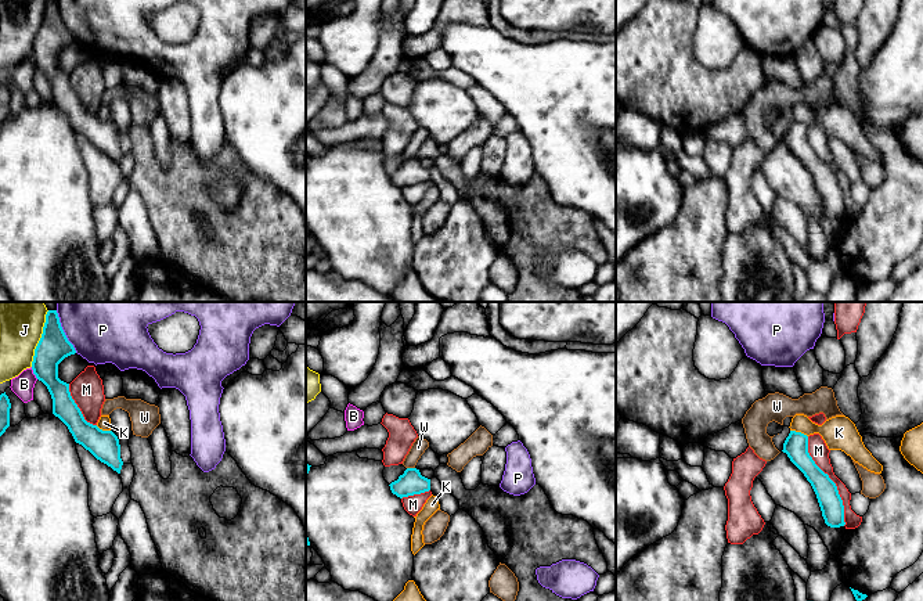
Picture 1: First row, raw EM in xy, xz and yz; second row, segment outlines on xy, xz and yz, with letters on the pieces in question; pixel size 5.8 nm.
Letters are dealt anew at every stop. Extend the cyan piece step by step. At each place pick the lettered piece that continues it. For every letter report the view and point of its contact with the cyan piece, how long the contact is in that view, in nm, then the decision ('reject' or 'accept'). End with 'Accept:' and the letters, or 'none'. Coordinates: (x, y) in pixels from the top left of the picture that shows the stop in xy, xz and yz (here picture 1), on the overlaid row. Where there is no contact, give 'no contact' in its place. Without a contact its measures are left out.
B: xy (33, 373) | 80 nm | reject
J: xy (40, 338) | 340 nm | reject
K: yz (799, 432) | 110 nm | reject
M: yz (832, 481) | 550 nm | reject
P: xy (62, 331) | 280 nm | reject
W: xz (411, 468) | 50 nm | reject
Accept: none

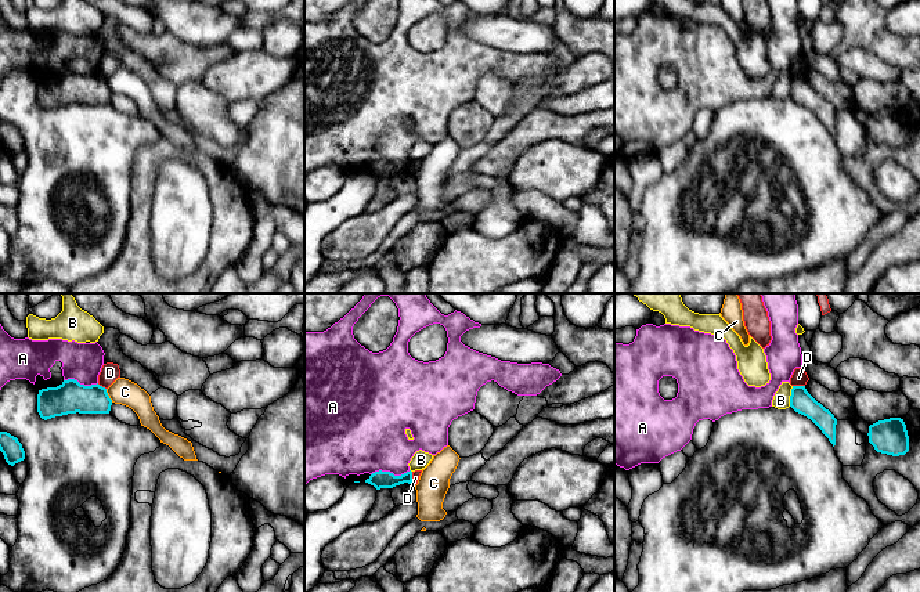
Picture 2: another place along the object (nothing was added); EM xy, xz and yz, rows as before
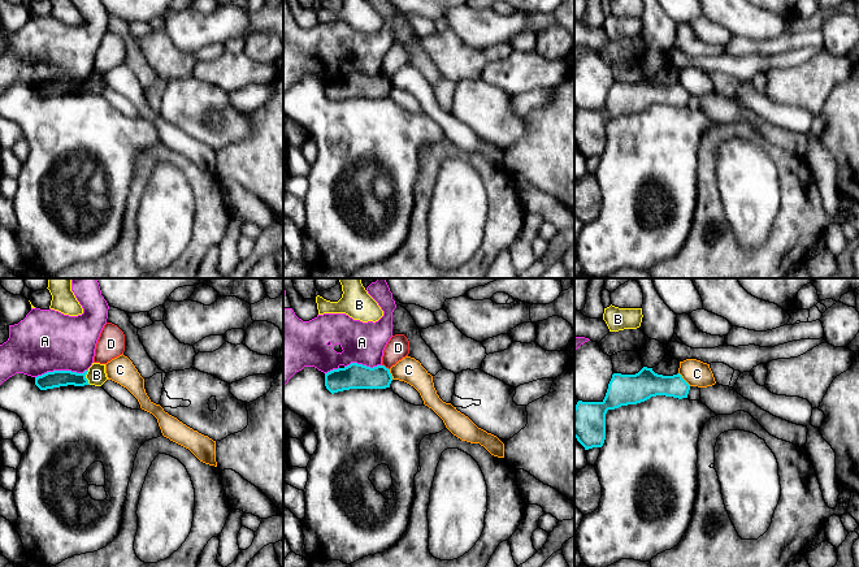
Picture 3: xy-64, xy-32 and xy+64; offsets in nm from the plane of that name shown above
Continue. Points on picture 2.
A: xz (390, 473) | 240 nm | reject
B: yz (790, 396) | 120 nm | reject
C: xy (108, 396) | 90 nm | reject
D: yz (798, 386) | 70 nm | reject
Accept: none

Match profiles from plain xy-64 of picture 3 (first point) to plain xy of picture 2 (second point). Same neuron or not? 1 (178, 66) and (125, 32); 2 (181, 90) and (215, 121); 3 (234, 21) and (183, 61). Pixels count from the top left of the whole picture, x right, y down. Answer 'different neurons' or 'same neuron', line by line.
1: same neuron
2: same neuron
3: different neurons

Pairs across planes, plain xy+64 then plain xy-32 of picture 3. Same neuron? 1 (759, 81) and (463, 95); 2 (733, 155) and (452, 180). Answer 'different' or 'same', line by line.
1: same
2: same

